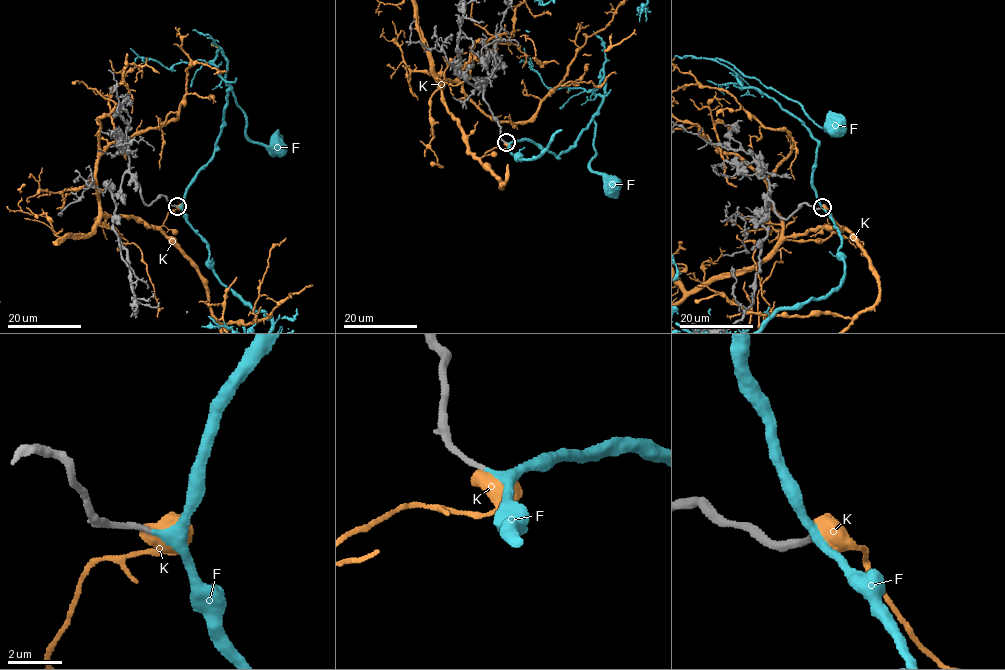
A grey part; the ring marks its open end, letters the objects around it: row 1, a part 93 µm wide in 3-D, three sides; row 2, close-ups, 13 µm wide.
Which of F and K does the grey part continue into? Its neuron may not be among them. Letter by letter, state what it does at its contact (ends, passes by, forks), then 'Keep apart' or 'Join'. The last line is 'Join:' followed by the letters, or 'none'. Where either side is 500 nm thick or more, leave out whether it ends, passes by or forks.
F: It ends there. Join
K: Keep apart
Join: F

